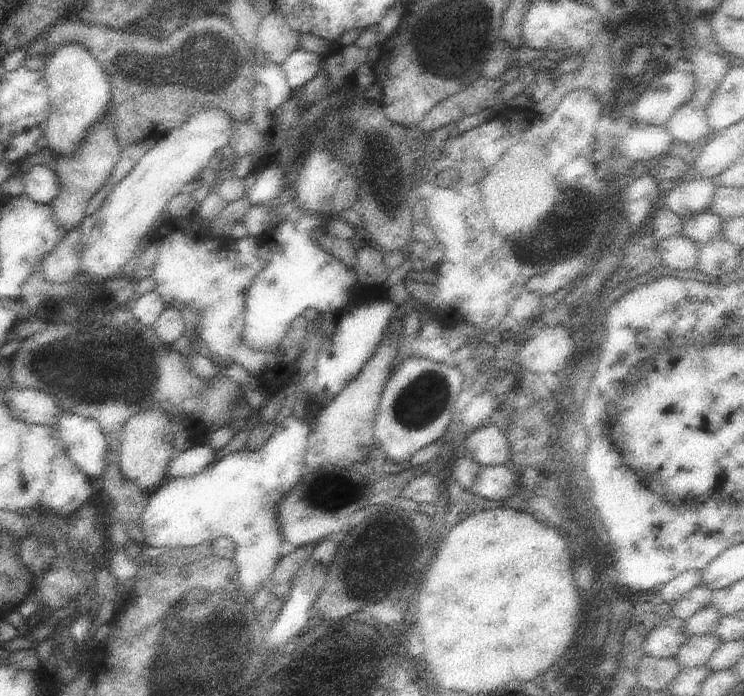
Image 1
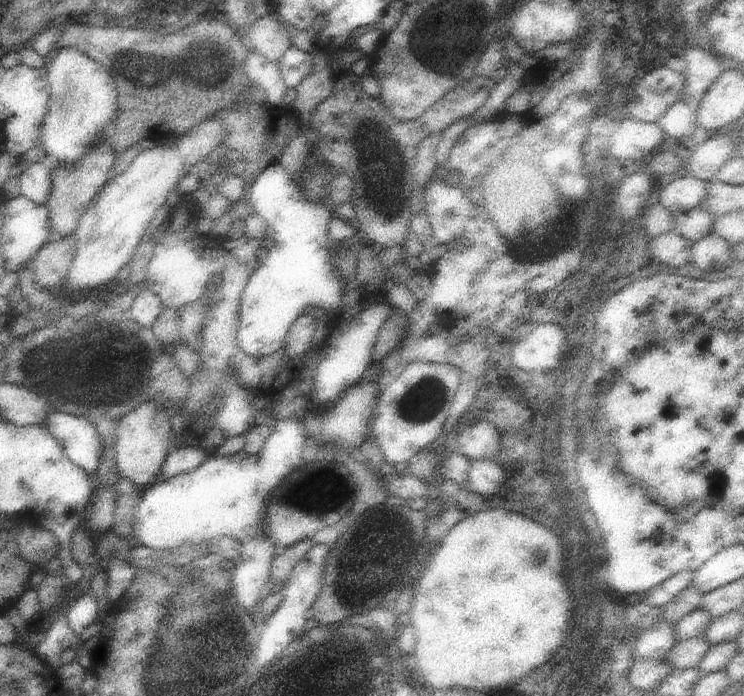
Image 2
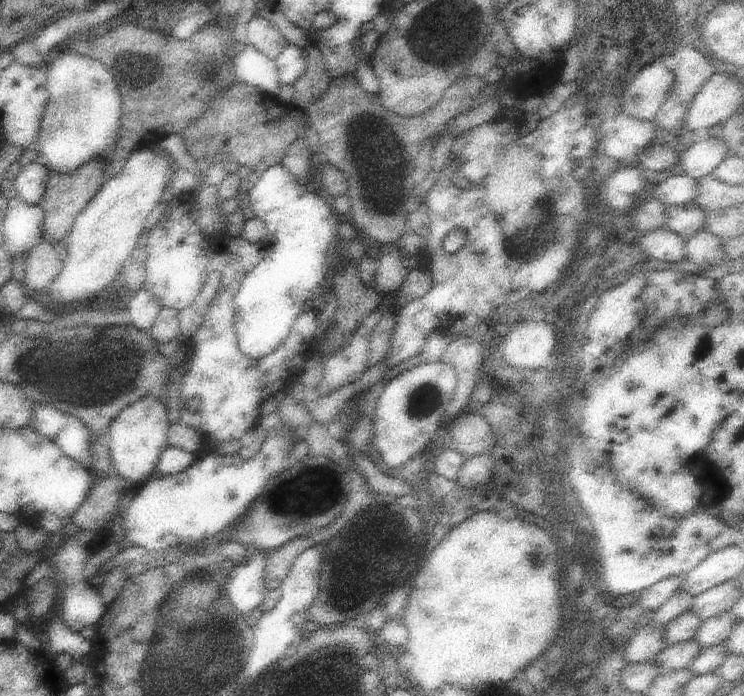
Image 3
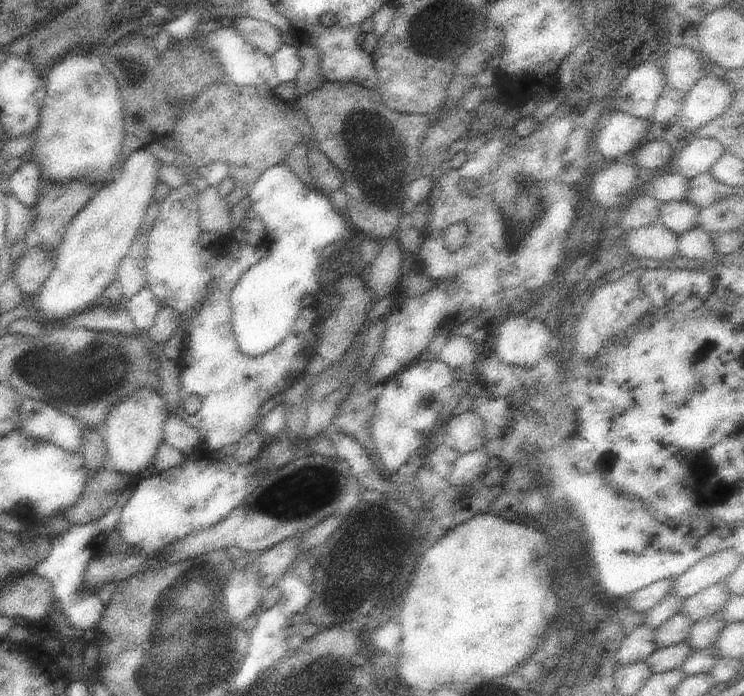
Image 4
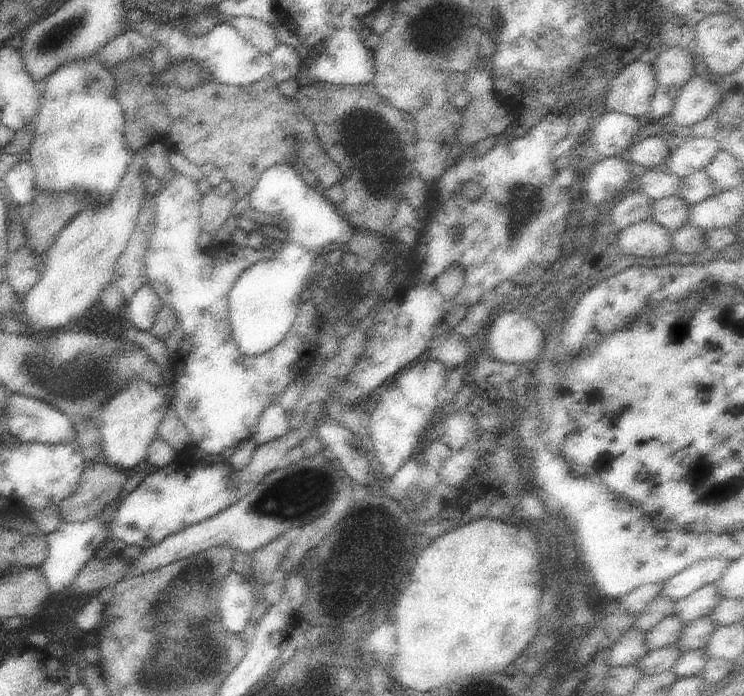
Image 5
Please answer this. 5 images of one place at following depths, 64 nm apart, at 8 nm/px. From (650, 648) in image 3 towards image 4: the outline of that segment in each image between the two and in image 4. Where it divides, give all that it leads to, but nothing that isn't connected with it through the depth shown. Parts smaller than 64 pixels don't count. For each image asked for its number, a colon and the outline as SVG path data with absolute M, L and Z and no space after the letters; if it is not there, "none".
4: M639 626L621 640L621 648L615 652L615 662L619 666L629 666L635 662L647 662L647 658L657 650L655 630L649 626Z

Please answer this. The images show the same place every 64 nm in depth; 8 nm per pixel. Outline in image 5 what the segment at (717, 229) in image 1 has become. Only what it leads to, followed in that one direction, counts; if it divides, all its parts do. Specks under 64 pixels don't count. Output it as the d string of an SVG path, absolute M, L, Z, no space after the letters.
M681 196L653 200L653 222L665 226L671 234L689 224L689 204Z

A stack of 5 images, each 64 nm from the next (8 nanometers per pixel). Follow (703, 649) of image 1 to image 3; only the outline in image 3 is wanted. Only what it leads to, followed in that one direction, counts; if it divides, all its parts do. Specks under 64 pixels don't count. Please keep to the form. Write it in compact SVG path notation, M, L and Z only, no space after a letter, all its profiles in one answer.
M695 636L691 640L685 640L681 644L671 644L667 648L663 648L657 656L655 656L655 664L661 670L689 670L691 662L699 656L703 648L699 646L699 642L695 640Z

